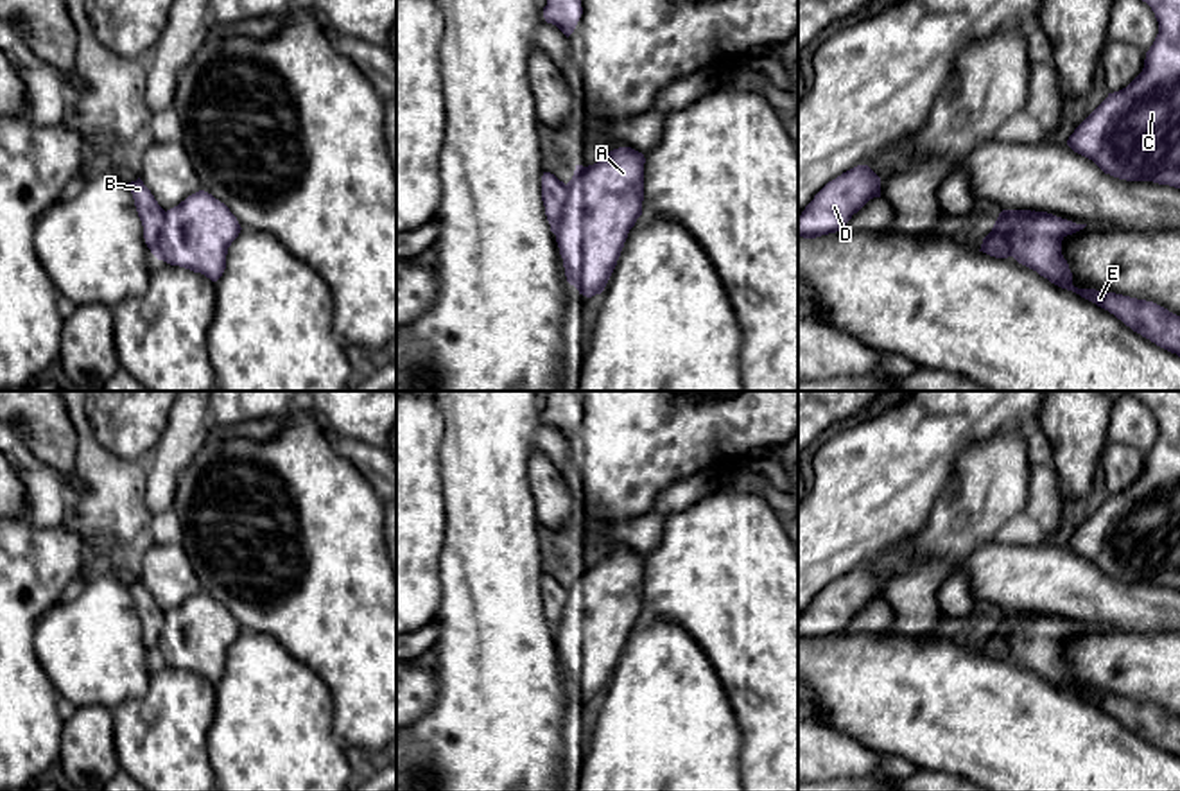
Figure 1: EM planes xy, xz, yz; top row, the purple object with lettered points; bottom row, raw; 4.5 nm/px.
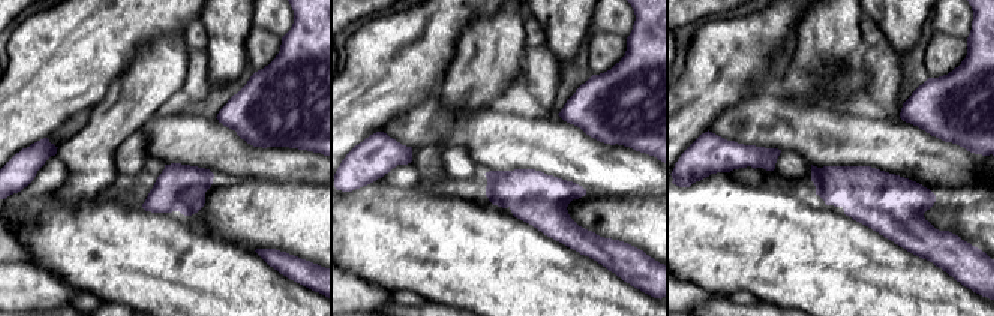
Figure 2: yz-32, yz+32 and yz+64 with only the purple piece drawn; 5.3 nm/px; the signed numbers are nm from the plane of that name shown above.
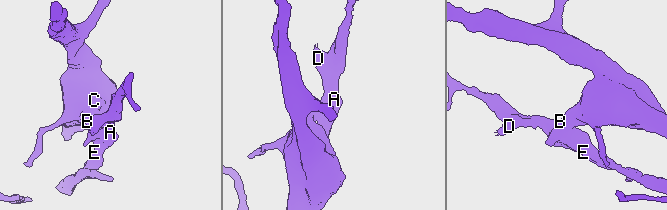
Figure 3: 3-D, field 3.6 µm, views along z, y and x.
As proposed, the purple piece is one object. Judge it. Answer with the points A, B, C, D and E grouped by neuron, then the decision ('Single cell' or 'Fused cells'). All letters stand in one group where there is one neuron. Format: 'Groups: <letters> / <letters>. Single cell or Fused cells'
Groups: A D E / B C. Fused cells

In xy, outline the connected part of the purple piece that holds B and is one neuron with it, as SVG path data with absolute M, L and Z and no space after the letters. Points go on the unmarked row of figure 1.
M138 579L136 583L127 585L134 601L138 619L143 628L143 640L151 655L158 656L158 640L165 626L165 612L158 606L151 592Z

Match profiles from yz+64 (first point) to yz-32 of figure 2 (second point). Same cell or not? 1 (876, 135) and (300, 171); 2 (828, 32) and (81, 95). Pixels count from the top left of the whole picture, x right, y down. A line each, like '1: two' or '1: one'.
1: one
2: two

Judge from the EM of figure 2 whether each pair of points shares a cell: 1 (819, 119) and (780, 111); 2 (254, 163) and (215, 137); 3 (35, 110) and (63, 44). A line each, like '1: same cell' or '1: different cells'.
1: same cell
2: same cell
3: same cell

